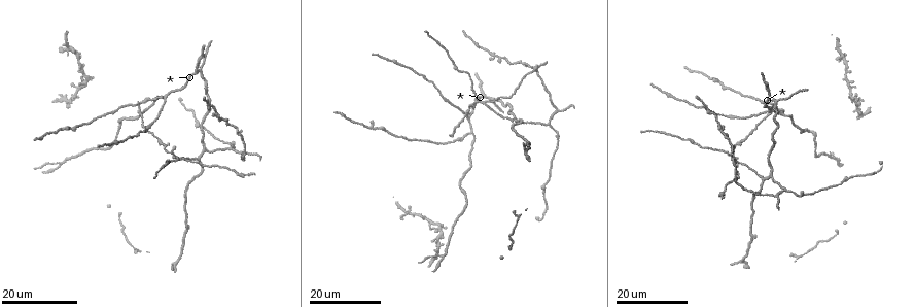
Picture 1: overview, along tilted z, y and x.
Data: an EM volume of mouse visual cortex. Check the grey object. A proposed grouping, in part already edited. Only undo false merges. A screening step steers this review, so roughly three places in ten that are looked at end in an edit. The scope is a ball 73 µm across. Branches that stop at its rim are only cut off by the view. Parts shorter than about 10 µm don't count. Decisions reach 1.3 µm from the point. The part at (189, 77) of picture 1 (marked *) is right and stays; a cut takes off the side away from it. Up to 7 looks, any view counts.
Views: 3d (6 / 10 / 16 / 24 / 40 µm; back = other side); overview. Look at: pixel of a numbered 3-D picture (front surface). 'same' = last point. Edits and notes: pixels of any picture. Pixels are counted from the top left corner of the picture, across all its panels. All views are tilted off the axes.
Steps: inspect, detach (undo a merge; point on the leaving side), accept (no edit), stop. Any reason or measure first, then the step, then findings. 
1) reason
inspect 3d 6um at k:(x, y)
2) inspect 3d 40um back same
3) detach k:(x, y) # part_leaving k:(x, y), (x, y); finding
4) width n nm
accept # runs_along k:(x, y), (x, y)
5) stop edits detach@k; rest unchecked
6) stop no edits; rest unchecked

three-way junction
inspect 3d 16um at 1:(479, 102)

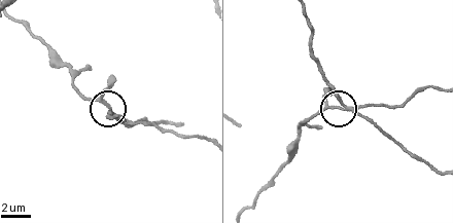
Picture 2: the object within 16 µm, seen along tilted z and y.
inspect 3d 10um at 2:(343, 105)

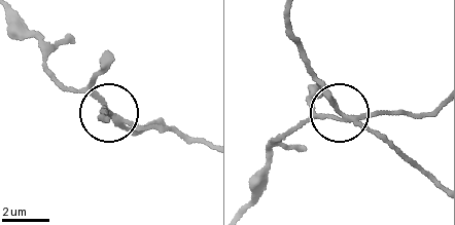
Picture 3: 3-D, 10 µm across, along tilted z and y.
inspect 3d 6um at 3:(337, 111)

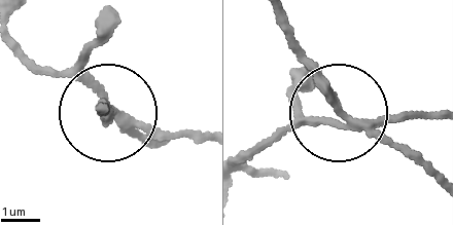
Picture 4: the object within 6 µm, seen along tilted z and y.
width 220 nm
detach 4:(89, 74) # part_leaving 4:(123, 112), (205, 134); a second neuron is stuck on

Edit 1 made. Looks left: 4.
inspect overview

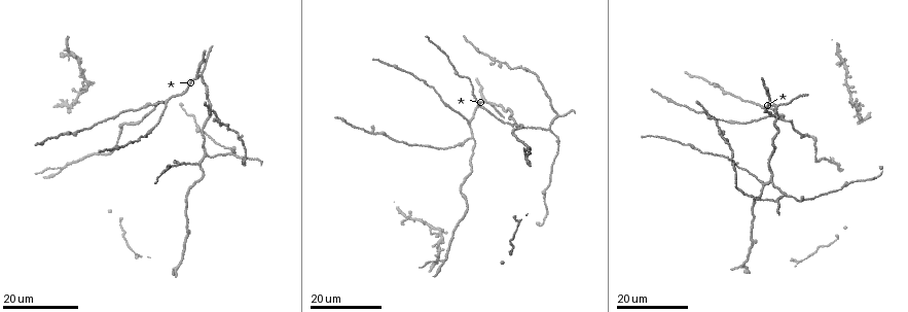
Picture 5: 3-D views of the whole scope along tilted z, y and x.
arms part here
inspect 3d 24um at 5:(764, 184)

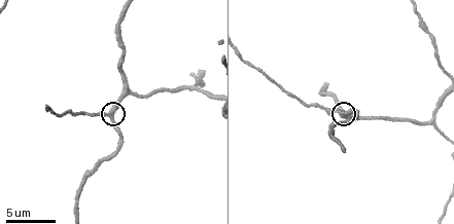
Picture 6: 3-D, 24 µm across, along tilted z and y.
closer look
inspect 3d 10um at 6:(111, 116)

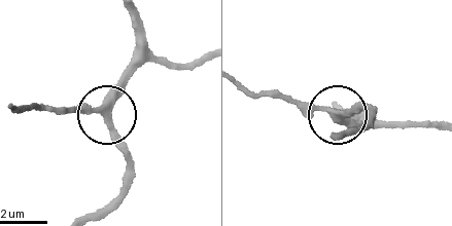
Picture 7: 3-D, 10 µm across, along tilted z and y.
accept # runs_along 7:(135, 17), (132, 59), (106, 113), (69, 107); one neuron here

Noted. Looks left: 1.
stop edits detach@4; rest unchecked

